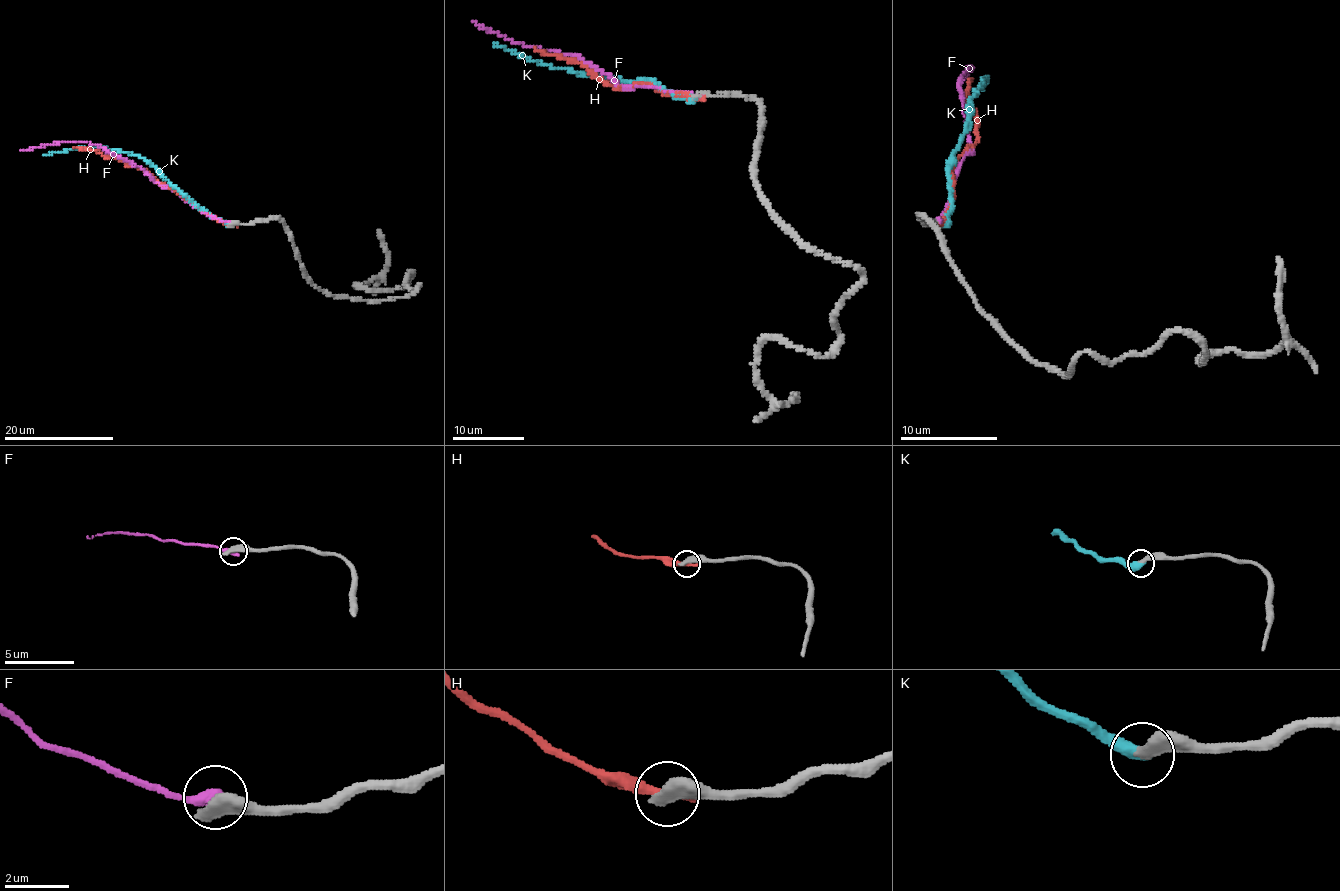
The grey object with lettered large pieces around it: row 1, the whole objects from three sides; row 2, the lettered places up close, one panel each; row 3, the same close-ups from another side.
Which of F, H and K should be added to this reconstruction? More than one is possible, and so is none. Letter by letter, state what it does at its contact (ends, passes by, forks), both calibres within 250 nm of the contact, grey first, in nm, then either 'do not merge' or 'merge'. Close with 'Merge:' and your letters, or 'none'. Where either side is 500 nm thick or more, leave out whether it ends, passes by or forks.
F: calibres 550 and 400 nm; do not merge
H: it ends; calibres 480 and 320 nm; do not merge
K: it ends; calibres 320 and 480 nm; merge
Merge: K

